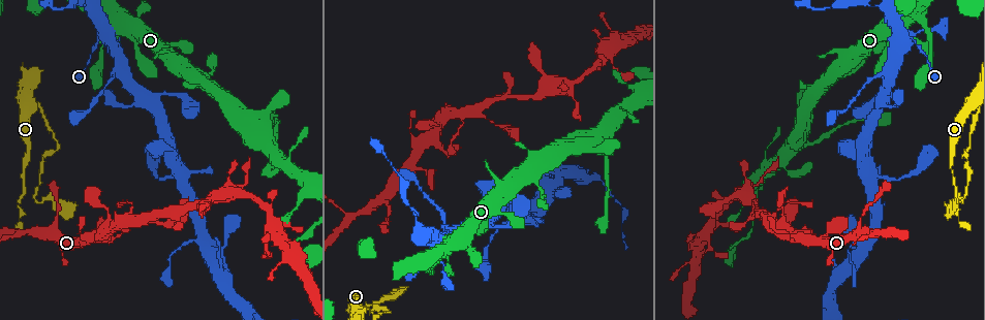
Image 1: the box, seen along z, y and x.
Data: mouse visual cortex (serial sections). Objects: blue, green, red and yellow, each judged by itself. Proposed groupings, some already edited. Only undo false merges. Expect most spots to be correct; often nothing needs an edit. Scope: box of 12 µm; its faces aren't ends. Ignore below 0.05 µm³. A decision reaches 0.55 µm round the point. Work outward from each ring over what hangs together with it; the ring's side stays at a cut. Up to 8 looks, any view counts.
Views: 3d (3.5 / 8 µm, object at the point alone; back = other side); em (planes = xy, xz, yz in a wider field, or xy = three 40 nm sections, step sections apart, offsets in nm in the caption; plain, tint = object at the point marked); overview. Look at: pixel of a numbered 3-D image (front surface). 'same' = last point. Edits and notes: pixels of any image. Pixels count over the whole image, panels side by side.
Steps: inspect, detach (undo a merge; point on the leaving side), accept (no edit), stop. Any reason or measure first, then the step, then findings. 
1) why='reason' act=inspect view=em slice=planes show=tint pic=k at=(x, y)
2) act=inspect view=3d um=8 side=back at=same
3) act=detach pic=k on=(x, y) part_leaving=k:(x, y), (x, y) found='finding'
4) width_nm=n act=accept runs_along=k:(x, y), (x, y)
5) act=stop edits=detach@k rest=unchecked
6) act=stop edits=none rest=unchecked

why='calibre changes' act=inspect view=3d um=3.5 pic=1 at=(441, 270)

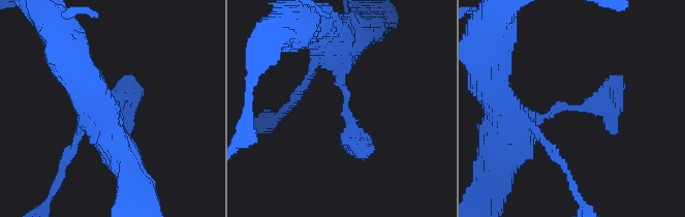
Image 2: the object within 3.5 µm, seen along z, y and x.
act=inspect view=em slice=xy step=2 show=tint pic=2 at=(345, 105)

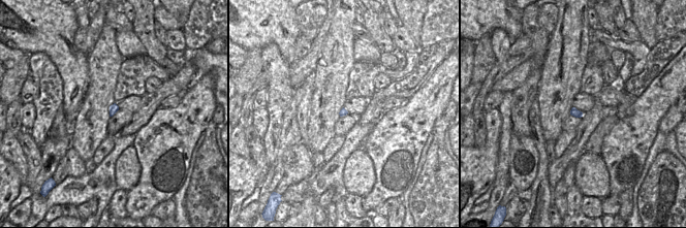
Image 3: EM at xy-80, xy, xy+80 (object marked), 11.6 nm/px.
act=accept runs_along=2:(517, 121), (601, 102), (622, 76) found='all the same cell'

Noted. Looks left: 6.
why='thin neck' act=inspect view=3d um=8 pic=1 at=(374, 308)

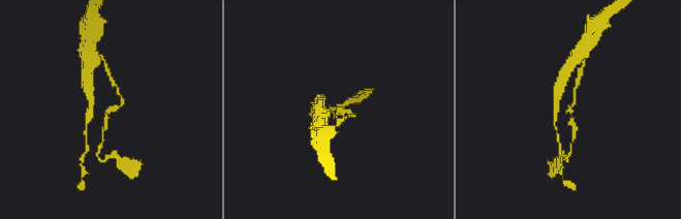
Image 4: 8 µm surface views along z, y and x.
act=inspect view=3d um=3.5 pic=4 at=(108, 116)

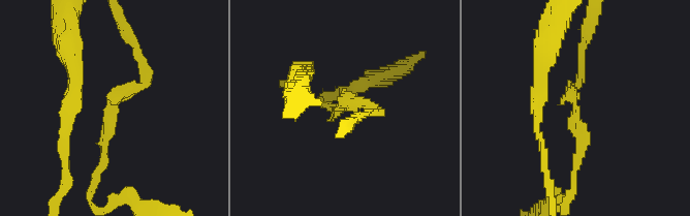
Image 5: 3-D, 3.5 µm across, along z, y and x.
arm_widths_nm=150,150 act=inspect view=em slice=xy step=2 show=tint pic=5 at=(574, 111)

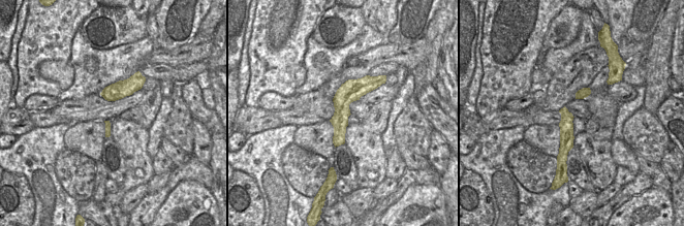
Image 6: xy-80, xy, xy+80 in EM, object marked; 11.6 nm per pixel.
act=accept found='all the same cell'

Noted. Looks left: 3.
why='thick turns thin' act=inspect view=3d um=8 pic=1 at=(857, 243)

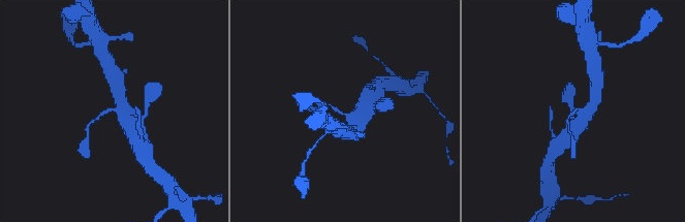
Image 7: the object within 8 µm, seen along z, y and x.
arm_widths_nm=100,400 why='shape alone is not enough' act=inspect view=em slice=xy step=1 show=tint pic=7 at=(107, 111)

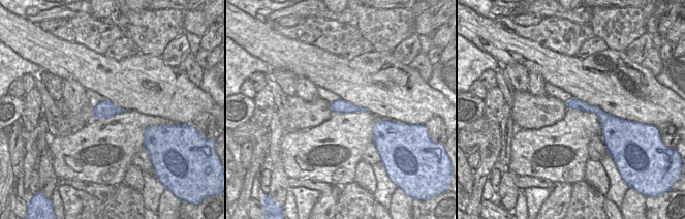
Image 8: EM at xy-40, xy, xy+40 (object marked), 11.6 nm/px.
act=accept runs_along=7:(124, 106), (125, 113), (105, 110), (87, 130) found='all the same cell'

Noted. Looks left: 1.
act=stop edits=none rest=unchecked

